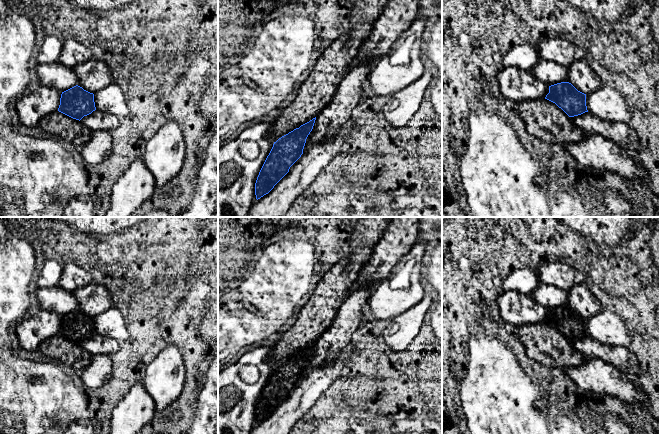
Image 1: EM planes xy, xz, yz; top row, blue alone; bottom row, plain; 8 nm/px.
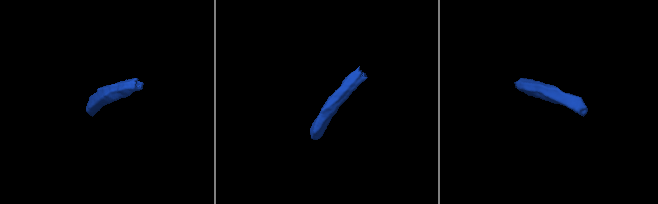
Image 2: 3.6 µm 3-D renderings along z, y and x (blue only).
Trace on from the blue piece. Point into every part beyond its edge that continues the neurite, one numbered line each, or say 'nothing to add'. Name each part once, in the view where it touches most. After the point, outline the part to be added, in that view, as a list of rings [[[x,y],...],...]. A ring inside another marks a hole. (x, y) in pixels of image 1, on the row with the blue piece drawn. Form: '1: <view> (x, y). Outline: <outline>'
nothing to add

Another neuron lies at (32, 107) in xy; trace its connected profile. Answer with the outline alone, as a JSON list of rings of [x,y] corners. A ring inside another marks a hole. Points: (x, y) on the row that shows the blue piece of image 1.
[[[44,86],[26,94],[15,104],[19,122],[27,127],[38,125],[44,116],[58,111],[61,94],[59,90]]]

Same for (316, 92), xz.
[[[356,0],[350,13],[350,30],[339,37],[318,58],[313,70],[301,84],[294,101],[271,122],[270,136],[276,142],[301,125],[309,122],[331,102],[339,84],[349,71],[351,62],[357,57],[361,45],[370,34],[372,24],[378,18],[388,0]]]

